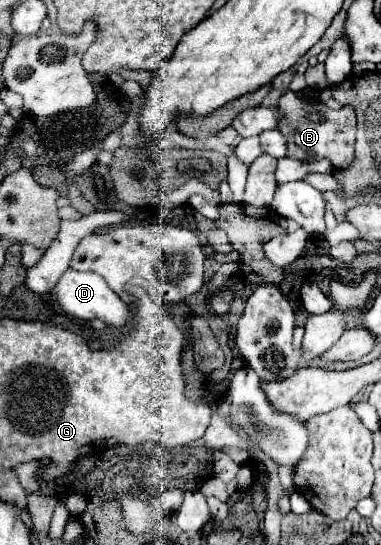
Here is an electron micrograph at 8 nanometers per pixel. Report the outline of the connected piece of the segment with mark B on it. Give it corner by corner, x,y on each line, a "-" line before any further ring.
286,91
280,101
278,101
278,111
280,111
280,119
278,119
278,131
286,137
286,155
300,159
300,161
316,161
316,159
330,159
334,169
346,169
352,163
354,157
354,141
356,141
356,111
352,107
342,107
342,109
330,109
322,103
314,103
314,107
310,103
306,103
306,111
304,111
304,99
300,99
296,93

